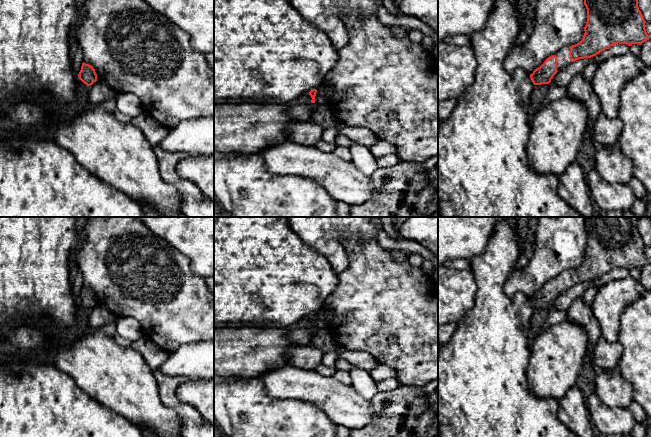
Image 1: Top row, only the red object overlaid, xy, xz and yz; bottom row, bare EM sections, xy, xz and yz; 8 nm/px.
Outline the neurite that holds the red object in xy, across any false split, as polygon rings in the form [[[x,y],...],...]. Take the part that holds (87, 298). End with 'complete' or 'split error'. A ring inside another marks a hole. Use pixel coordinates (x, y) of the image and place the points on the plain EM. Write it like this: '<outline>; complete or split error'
[[[82,287],[81,294],[78,298],[79,303],[86,308],[87,310],[92,309],[94,306],[97,305],[97,298],[93,290]]]; complete

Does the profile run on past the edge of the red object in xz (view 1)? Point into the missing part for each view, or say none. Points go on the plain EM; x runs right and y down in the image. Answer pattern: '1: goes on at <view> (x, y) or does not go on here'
1: does not go on here

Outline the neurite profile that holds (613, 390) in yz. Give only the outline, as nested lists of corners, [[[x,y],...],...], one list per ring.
[[[618,369],[598,374],[595,384],[598,397],[609,407],[628,408],[633,401],[633,387]]]

